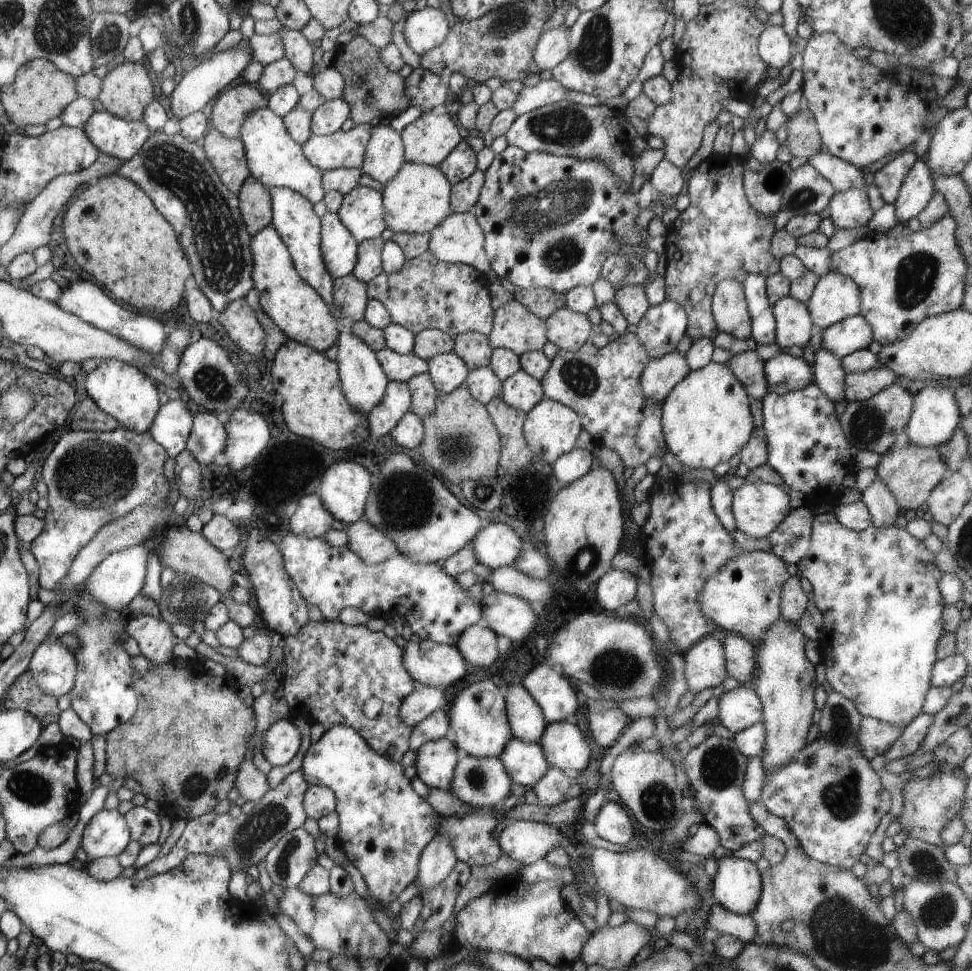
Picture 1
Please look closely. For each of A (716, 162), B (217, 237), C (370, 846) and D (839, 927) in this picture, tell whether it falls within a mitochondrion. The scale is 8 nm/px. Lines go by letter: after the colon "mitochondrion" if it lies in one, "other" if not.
A: other
B: mitochondrion
C: other
D: mitochondrion

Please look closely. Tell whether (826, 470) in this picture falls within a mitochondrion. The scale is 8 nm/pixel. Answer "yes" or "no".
no

